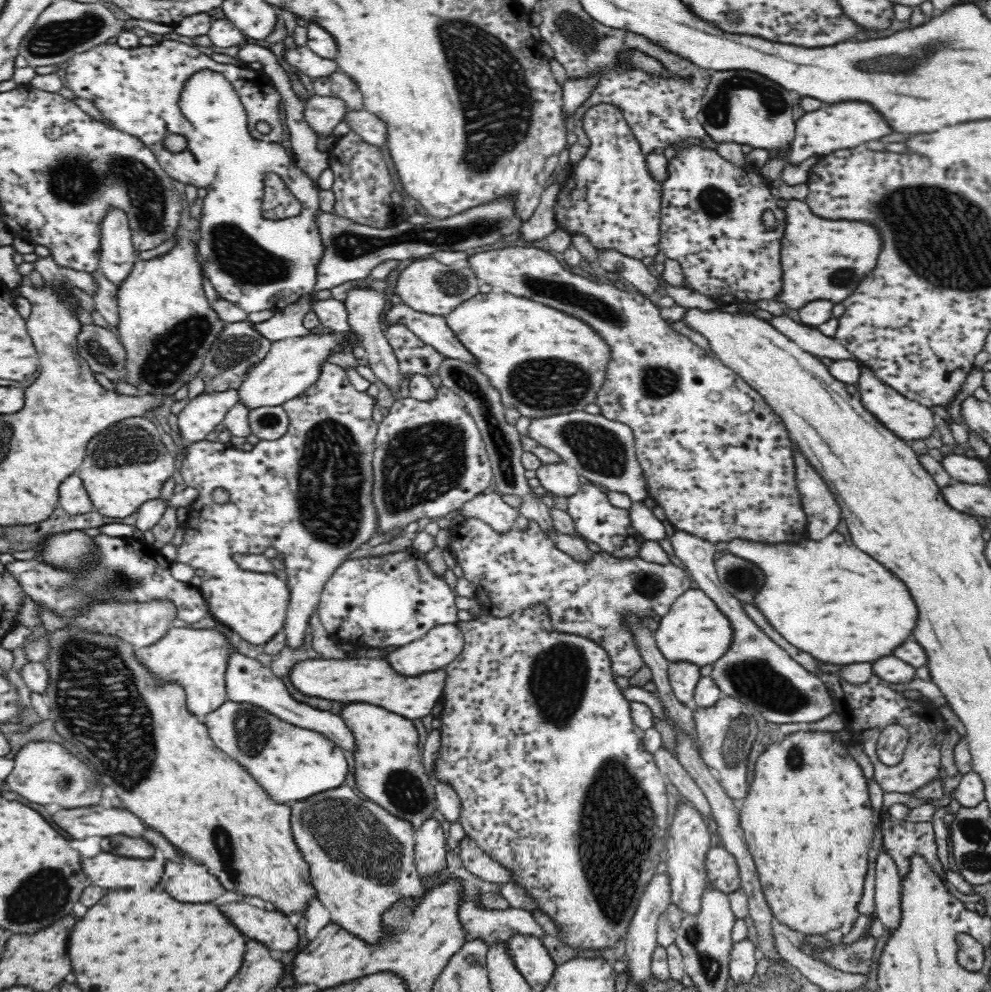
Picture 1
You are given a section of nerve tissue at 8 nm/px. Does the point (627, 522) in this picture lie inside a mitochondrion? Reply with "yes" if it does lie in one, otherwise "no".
no

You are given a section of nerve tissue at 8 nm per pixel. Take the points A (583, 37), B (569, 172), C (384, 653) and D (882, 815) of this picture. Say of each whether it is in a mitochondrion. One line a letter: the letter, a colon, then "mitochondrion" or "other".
A: mitochondrion
B: other
C: other
D: other

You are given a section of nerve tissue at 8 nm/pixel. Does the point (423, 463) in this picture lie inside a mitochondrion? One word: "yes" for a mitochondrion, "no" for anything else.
yes

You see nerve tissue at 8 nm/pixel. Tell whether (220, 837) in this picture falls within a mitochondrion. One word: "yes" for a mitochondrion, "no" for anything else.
yes

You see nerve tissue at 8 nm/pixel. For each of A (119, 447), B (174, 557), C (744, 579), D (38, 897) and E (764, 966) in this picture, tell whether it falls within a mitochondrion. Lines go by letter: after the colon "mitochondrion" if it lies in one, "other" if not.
A: mitochondrion
B: other
C: mitochondrion
D: mitochondrion
E: other

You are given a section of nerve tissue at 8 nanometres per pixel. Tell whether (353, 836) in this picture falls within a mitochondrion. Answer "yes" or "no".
yes

